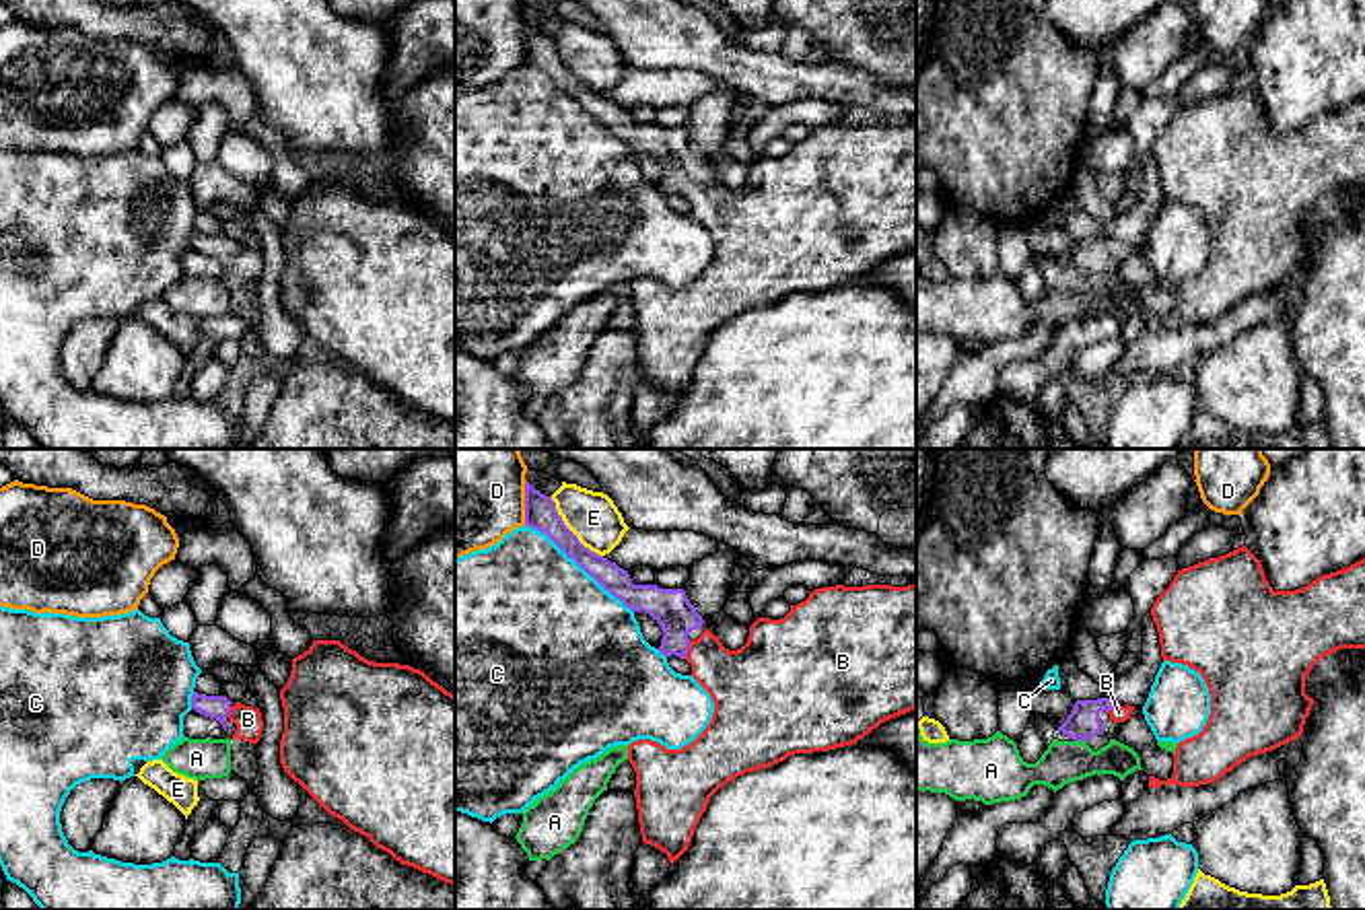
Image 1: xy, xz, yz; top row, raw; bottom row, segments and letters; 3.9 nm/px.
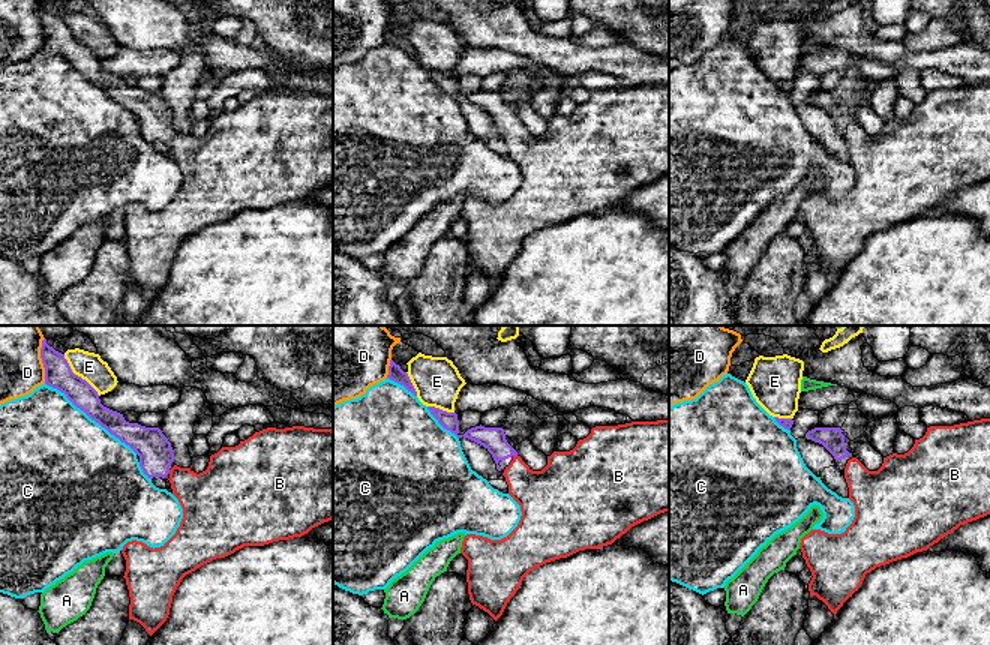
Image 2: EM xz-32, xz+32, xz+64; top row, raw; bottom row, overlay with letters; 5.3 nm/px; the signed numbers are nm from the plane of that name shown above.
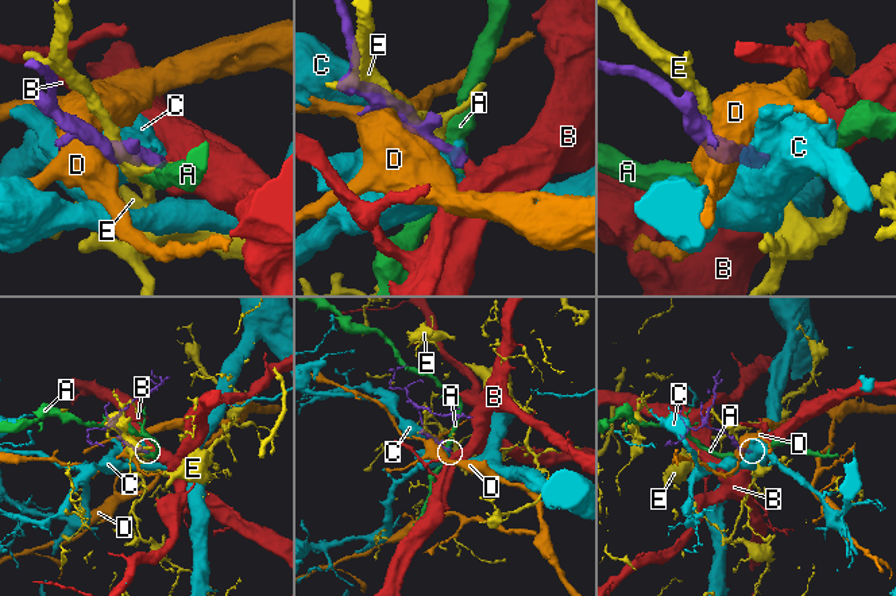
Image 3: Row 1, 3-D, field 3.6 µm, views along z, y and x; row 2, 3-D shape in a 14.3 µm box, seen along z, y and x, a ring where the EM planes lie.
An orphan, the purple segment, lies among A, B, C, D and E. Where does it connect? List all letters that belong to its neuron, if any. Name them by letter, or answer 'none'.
B

